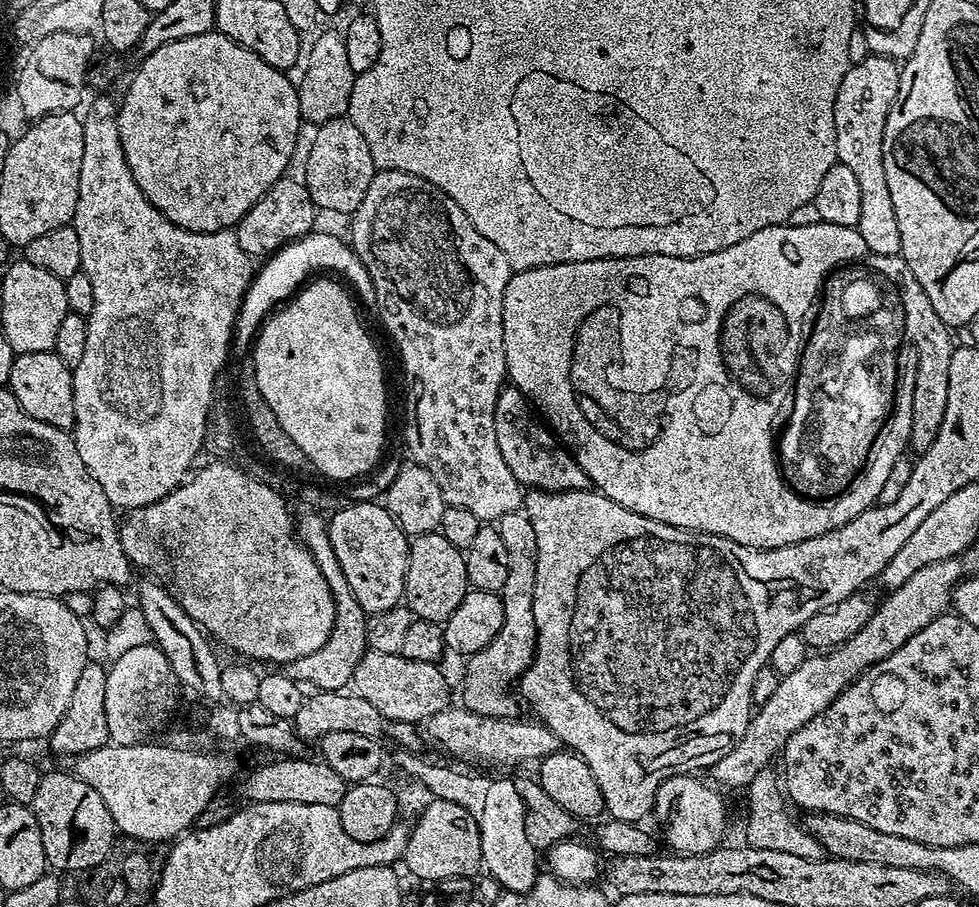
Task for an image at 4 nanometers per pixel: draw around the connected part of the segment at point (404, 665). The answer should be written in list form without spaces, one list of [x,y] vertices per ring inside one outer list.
[[[368,650],[354,670],[350,688],[357,696],[366,698],[370,706],[382,710],[387,720],[419,725],[449,707],[448,684],[440,673],[440,667],[439,663],[414,662],[414,658],[399,654],[382,654]]]

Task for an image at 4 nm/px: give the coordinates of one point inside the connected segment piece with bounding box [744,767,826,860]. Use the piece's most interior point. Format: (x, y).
(770, 827)

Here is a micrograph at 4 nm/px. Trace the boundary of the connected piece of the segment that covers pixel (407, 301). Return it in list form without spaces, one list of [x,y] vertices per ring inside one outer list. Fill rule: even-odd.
[[[377,171],[376,177],[370,182],[370,190],[366,190],[366,198],[362,198],[362,206],[358,206],[351,220],[352,249],[356,251],[374,282],[375,307],[380,308],[381,314],[384,315],[384,328],[392,335],[393,342],[400,347],[400,360],[404,363],[404,380],[408,383],[408,421],[404,424],[404,440],[408,443],[409,454],[412,455],[409,457],[426,470],[430,470],[430,474],[434,474],[434,482],[438,482],[438,490],[442,490],[442,498],[447,506],[462,506],[462,510],[470,510],[470,514],[474,514],[474,518],[481,522],[498,522],[502,514],[521,511],[522,486],[518,478],[510,474],[510,466],[506,466],[506,458],[502,458],[502,450],[498,450],[498,434],[494,434],[494,408],[498,406],[498,396],[508,380],[502,302],[513,271],[506,254],[502,254],[502,250],[498,250],[498,246],[494,246],[490,238],[482,238],[482,234],[474,230],[470,218],[466,218],[462,206],[458,206],[454,198],[450,198],[438,186],[409,172]]]

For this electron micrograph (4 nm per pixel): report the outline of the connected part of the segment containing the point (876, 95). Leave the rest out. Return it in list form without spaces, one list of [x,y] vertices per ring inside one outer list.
[[[869,54],[862,62],[849,64],[842,78],[842,86],[838,86],[838,94],[834,102],[834,134],[836,135],[836,159],[856,175],[860,188],[860,216],[855,228],[862,234],[862,242],[866,242],[868,252],[878,254],[900,255],[902,234],[898,231],[898,217],[894,215],[894,202],[890,199],[890,186],[886,183],[886,165],[882,162],[882,138],[886,130],[886,118],[890,114],[890,106],[894,106],[894,98],[898,98],[900,85],[900,68],[891,56]]]

